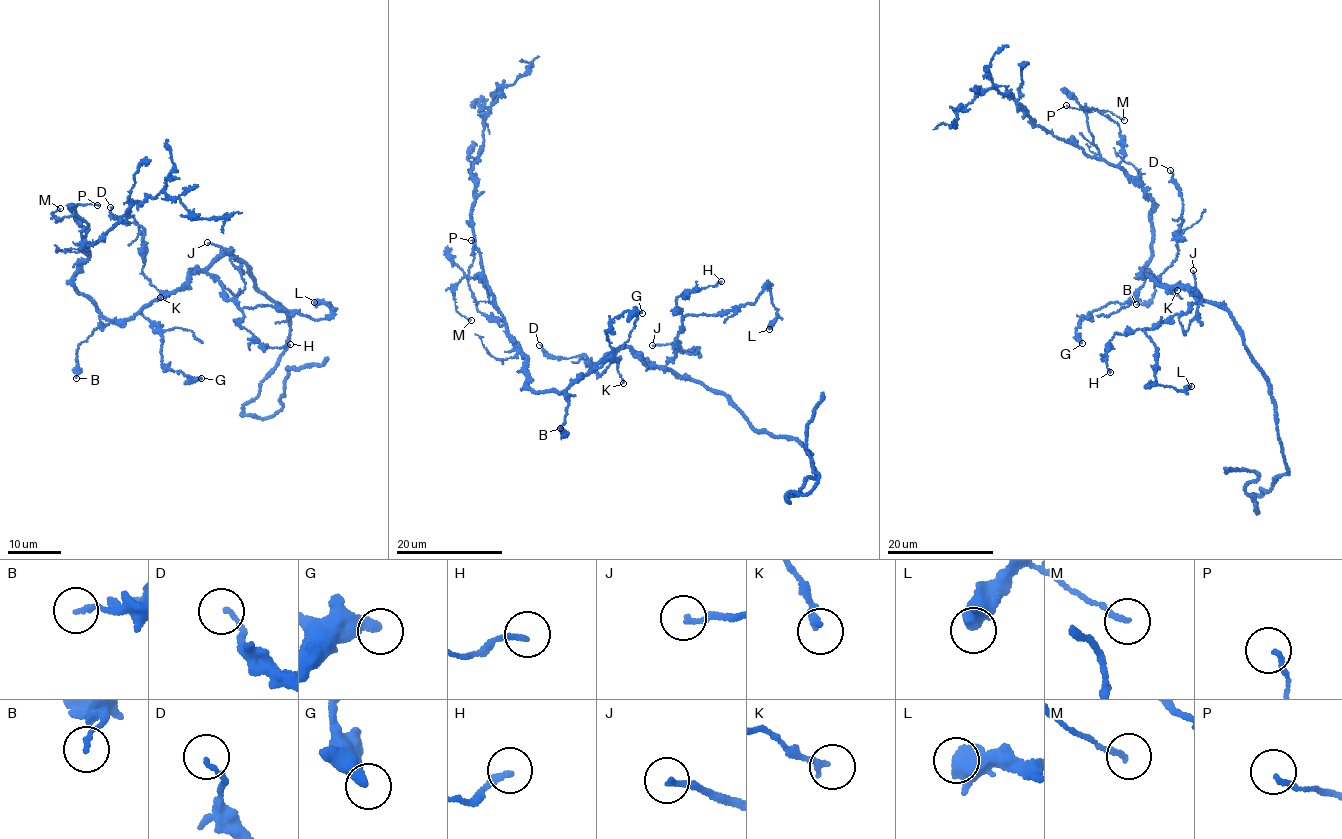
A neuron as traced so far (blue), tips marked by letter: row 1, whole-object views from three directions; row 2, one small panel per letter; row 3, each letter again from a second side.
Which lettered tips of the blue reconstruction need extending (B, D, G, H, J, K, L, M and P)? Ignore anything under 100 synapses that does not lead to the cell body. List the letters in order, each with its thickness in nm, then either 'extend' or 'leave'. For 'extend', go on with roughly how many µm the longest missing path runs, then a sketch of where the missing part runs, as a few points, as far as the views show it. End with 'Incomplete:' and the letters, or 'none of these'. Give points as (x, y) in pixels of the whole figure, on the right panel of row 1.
B: 140 nm thick; leave
D: 140 nm thick; leave
G: 380 nm thick; leave
H: 180 nm thick; leave
J: 170 nm thick; leave
K: 200 nm thick; leave
L: 460 nm thick; leave
M: 150 nm thick; leave
P: 150 nm thick; leave
Incomplete: none of these

